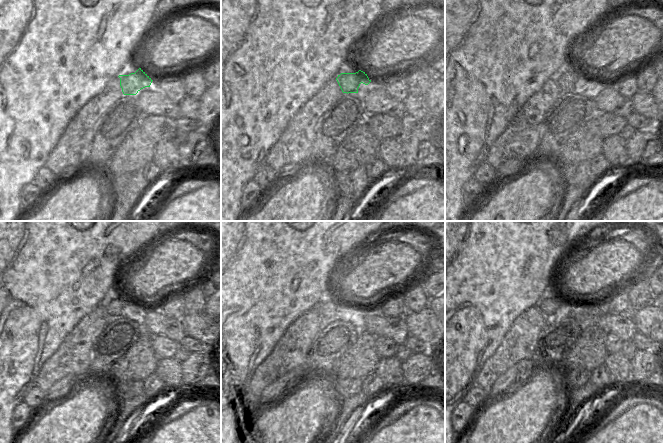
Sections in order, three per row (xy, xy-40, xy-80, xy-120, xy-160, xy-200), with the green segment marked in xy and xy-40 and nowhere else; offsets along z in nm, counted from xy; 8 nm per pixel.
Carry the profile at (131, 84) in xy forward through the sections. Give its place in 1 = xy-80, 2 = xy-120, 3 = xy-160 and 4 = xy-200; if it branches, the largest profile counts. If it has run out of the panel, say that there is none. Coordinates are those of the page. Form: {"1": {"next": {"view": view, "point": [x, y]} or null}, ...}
{"1": {"next": {"view": "xy-80", "point": [565, 81]}}, "2": {"next": {"view": "xy-120", "point": [114, 306]}}, "3": {"next": {"view": "xy-160", "point": [327, 308]}}, "4": {"next": {"view": "xy-200", "point": [547, 305]}}}

